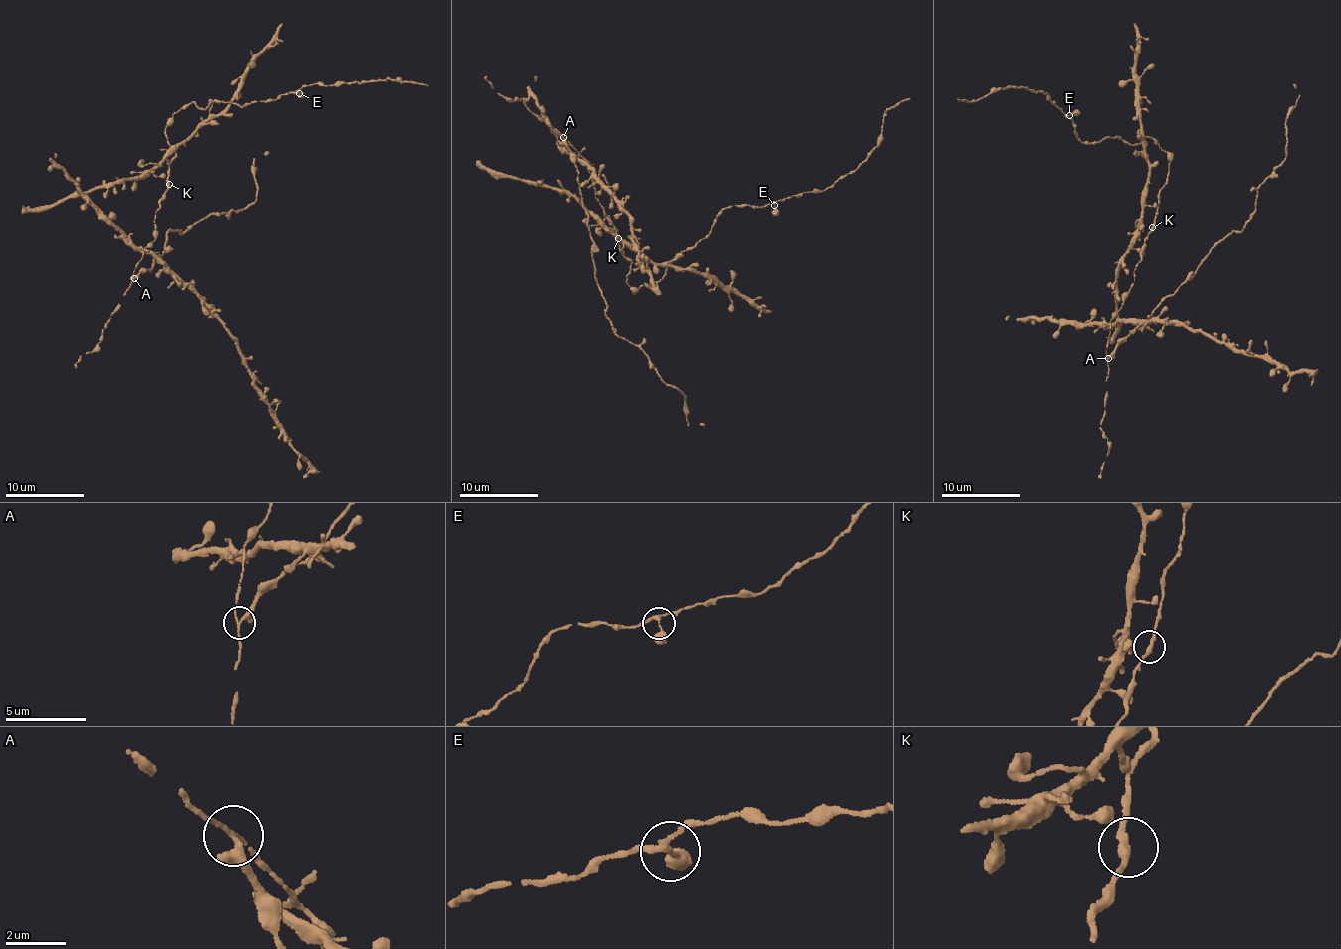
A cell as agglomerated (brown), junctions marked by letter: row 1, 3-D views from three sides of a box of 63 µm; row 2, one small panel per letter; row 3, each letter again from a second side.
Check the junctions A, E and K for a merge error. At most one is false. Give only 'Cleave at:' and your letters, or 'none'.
Cleave at: A

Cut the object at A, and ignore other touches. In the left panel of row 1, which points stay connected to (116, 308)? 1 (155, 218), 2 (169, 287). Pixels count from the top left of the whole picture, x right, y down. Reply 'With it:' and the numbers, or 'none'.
With it: 1, 2

